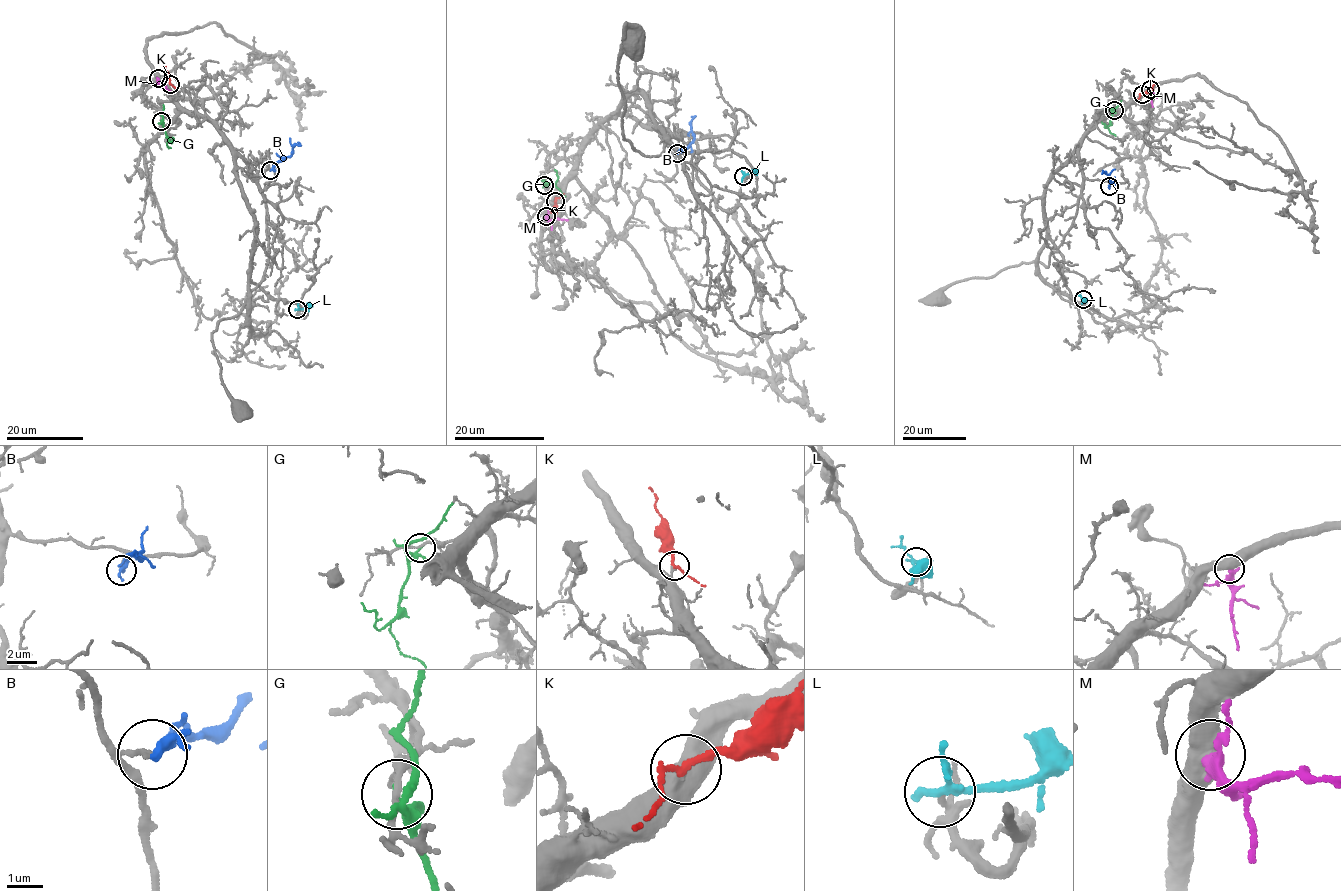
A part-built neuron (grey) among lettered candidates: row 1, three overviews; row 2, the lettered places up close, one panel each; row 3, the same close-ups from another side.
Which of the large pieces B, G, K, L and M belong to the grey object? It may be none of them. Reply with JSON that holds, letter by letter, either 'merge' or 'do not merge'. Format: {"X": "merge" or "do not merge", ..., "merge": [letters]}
{"B": "do not merge", "G": "do not merge", "K": "merge", "L": "do not merge", "M": "do not merge", "merge": ["K"]}

